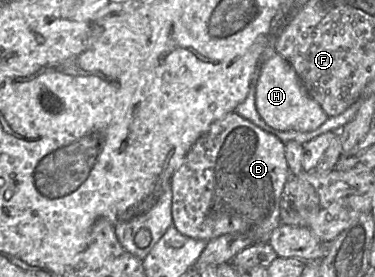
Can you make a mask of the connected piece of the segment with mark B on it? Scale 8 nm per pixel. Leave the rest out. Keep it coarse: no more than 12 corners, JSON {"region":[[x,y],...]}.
{"region":[[234,111],[171,179],[173,224],[268,243],[285,143]]}

